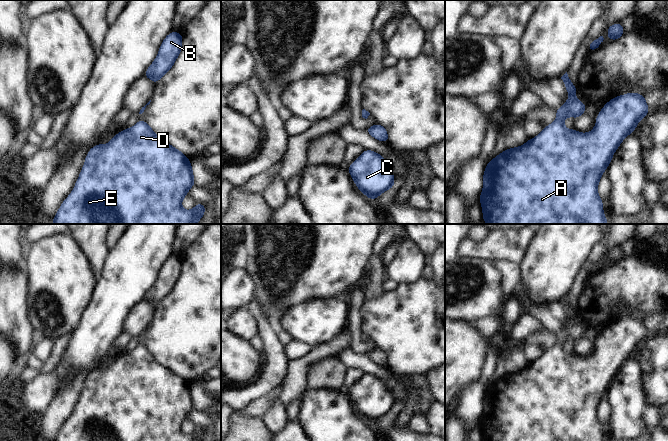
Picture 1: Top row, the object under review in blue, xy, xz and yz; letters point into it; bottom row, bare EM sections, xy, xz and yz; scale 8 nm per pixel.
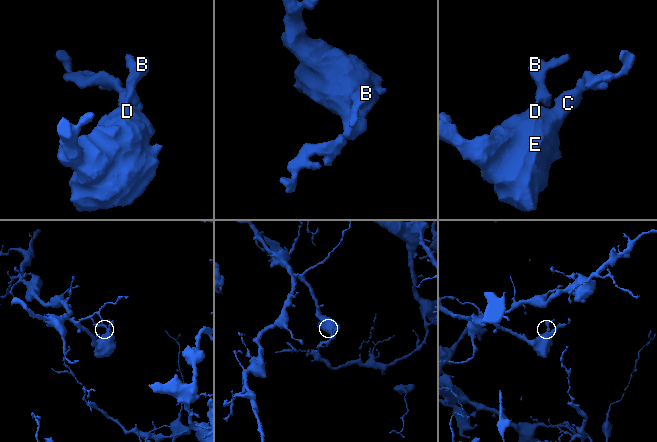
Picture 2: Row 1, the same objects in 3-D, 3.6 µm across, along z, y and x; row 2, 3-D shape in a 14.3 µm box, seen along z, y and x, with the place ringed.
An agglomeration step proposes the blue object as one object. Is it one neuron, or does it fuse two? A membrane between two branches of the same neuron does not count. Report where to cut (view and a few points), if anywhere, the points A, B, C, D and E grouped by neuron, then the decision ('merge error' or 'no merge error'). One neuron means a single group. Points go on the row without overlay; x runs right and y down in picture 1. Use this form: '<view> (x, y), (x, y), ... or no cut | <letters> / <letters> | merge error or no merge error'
no cut | A B C D E | no merge error

